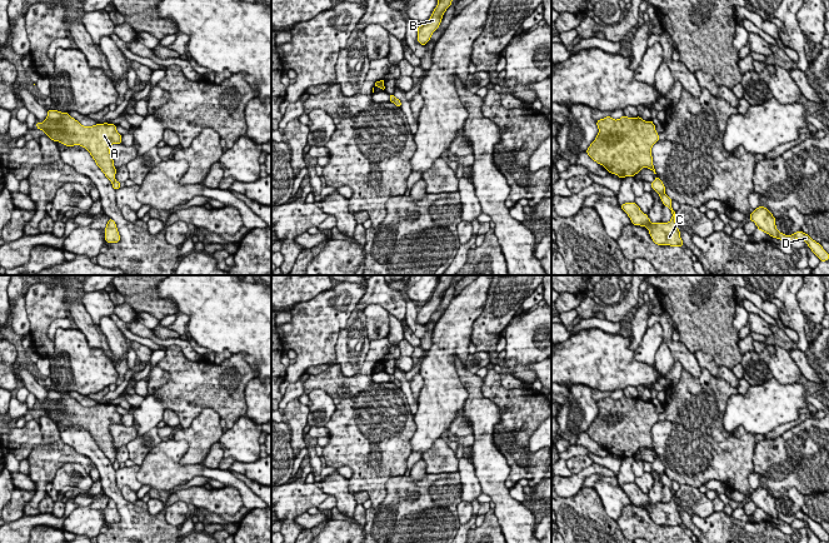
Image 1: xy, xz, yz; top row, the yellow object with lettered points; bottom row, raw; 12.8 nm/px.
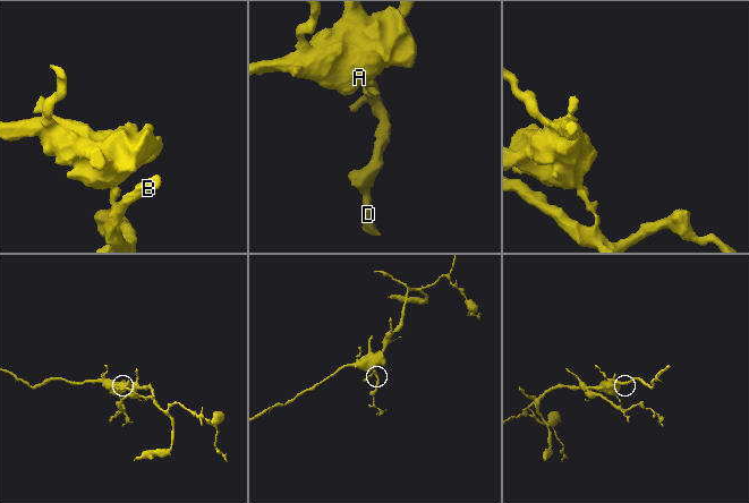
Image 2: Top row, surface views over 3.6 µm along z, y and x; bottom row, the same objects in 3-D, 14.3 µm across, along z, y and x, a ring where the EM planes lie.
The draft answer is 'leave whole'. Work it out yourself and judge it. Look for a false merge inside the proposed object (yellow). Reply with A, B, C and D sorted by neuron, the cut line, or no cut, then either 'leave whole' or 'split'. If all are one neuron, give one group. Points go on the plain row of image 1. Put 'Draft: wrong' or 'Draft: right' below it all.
groups A / B C D; cut xz (395, 378), (391, 382); split
Draft: wrong

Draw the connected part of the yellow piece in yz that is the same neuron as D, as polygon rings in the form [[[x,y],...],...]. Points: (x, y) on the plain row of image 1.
[[[760,485],[759,488],[754,489],[749,498],[755,503],[759,510],[763,510],[770,517],[784,520],[788,524],[795,519],[804,520],[808,524],[808,528],[811,529],[811,532],[820,539],[820,542],[829,540],[829,534],[823,529],[823,527],[801,510],[791,515],[780,513],[776,509],[775,498],[766,488]]]

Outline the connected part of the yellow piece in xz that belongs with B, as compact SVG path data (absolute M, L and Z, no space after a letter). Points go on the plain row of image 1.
M438 275L438 285L429 302L418 308L418 322L421 325L425 325L430 320L433 313L439 308L444 293L451 285L454 278L455 275Z

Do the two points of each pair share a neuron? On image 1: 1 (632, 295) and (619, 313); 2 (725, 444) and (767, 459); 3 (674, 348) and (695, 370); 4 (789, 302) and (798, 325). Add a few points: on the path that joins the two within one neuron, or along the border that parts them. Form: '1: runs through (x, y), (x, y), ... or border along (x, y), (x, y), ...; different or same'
1: runs through (630, 299), (620, 309); same
2: border along (758, 442), (754, 448), (752, 471); different
3: runs through (679, 353), (692, 365); same
4: runs through (790, 308), (790, 314), (795, 319); same

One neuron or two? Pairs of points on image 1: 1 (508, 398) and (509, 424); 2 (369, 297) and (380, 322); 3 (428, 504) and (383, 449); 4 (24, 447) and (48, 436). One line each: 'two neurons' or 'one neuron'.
1: one neuron
2: two neurons
3: two neurons
4: two neurons

